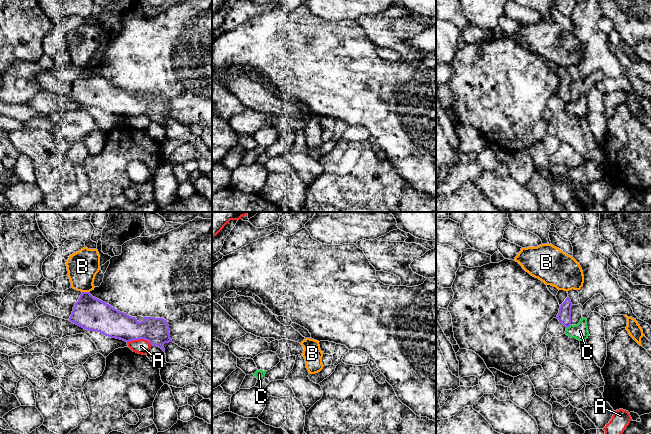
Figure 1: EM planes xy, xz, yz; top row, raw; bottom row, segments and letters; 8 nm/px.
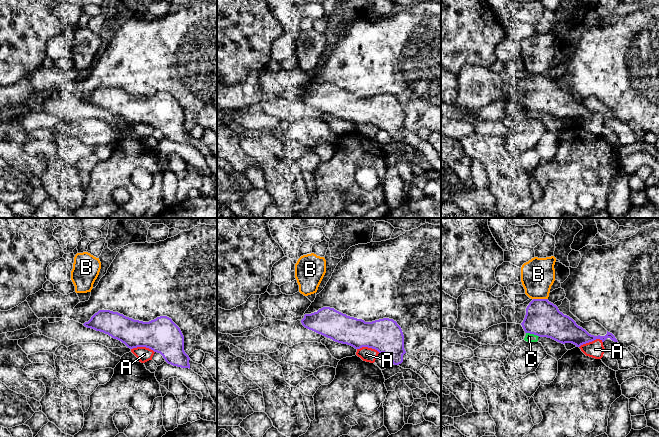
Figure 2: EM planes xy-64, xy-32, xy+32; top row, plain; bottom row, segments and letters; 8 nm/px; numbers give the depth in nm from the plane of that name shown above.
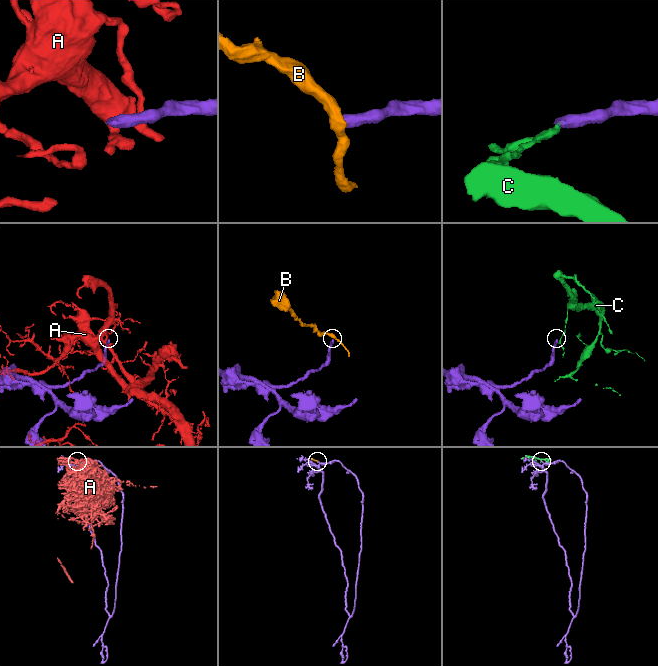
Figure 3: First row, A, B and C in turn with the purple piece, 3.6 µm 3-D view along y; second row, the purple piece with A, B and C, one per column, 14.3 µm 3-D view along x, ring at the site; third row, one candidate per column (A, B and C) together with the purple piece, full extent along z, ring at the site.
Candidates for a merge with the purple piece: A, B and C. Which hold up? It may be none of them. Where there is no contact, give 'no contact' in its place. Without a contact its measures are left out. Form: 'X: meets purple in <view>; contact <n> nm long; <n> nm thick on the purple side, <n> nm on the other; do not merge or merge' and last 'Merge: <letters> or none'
A: meets purple in xy; contact 200 nm long; 220 nm thick on the purple side, 120 nm on the other; do not merge
B: meets purple in xy; contact 60 nm long; 260 nm thick on the purple side, 260 nm on the other; do not merge
C: meets purple in yz; contact 50 nm long; 110 nm thick on the purple side, 130 nm on the other; do not merge
Merge: none

